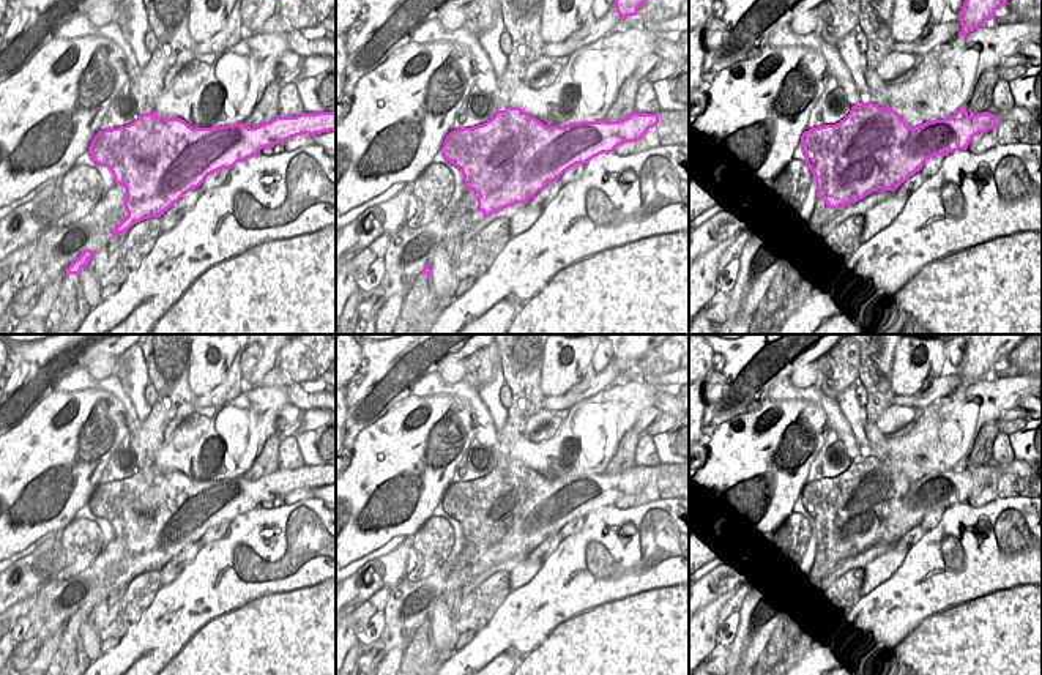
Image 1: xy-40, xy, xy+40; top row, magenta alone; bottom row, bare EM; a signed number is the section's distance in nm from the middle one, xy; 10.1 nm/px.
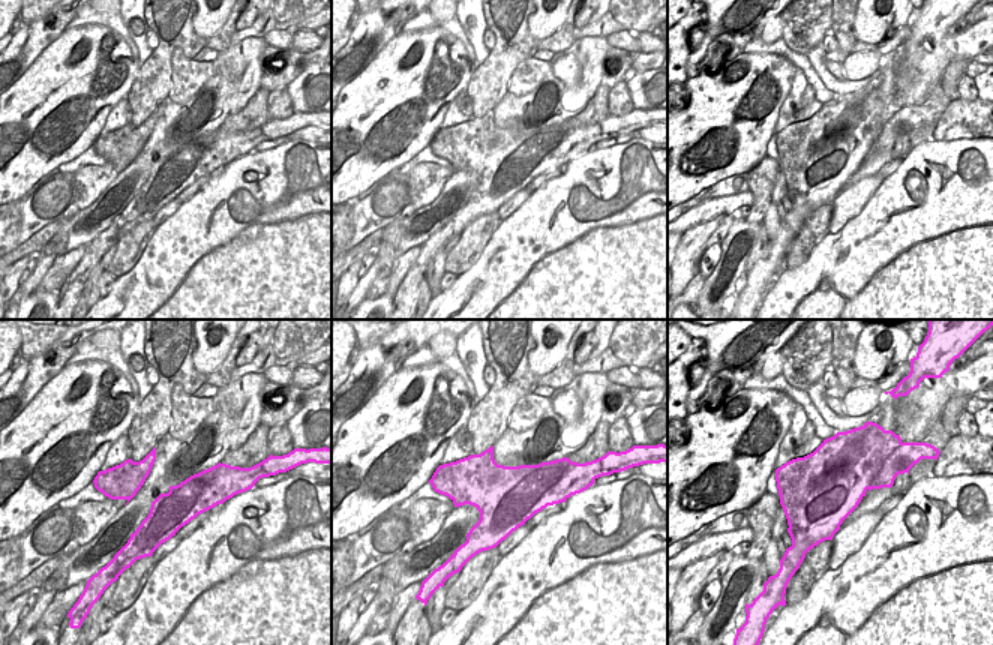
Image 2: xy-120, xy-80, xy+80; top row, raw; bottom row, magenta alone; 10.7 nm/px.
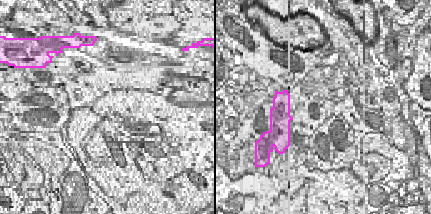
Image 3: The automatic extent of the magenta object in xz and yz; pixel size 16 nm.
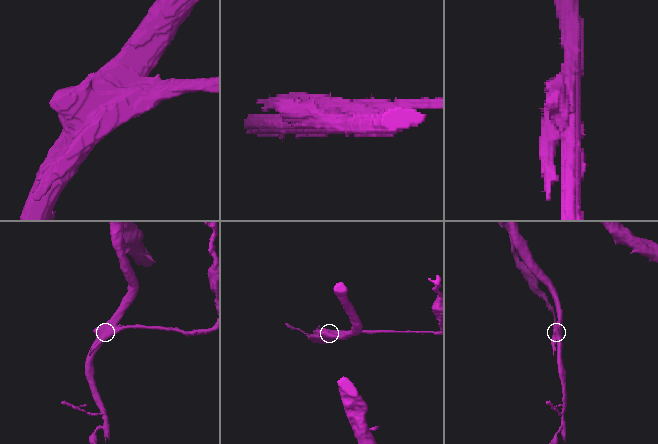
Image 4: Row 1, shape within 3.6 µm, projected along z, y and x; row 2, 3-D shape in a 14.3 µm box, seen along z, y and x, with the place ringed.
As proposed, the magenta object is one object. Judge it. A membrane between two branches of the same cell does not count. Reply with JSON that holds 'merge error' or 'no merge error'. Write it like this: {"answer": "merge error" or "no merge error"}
{"answer": "merge error"}

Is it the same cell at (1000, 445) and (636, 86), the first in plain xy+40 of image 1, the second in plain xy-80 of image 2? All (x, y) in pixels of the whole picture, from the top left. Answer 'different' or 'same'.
different

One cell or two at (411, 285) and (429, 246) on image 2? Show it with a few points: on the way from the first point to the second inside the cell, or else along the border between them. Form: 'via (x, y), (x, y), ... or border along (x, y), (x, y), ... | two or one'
via (416, 276), (426, 255) | one

